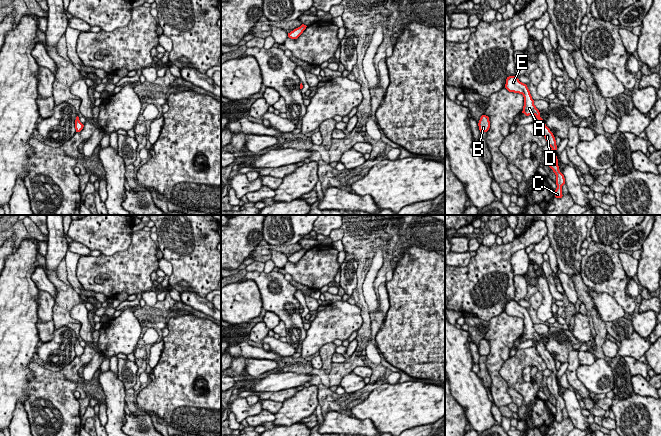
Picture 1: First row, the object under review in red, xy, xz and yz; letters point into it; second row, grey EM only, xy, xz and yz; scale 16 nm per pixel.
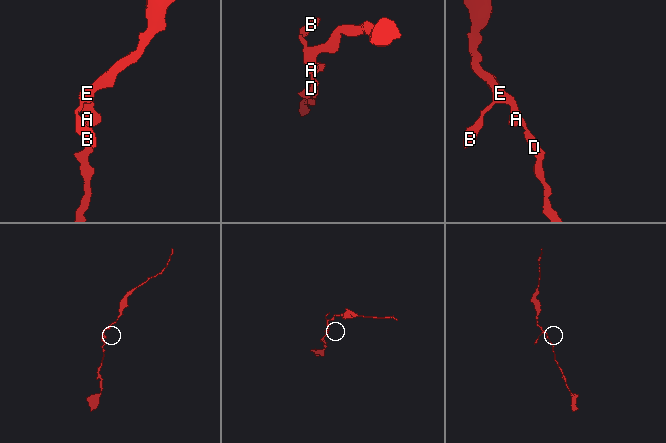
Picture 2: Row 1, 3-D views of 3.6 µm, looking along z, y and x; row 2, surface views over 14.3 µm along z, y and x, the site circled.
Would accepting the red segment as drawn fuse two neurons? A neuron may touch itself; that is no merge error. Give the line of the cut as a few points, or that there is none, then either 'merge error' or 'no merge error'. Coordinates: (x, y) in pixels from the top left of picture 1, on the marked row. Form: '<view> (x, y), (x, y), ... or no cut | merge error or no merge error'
no cut | no merge error

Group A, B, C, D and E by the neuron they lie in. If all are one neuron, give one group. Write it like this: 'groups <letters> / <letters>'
groups A B C D E

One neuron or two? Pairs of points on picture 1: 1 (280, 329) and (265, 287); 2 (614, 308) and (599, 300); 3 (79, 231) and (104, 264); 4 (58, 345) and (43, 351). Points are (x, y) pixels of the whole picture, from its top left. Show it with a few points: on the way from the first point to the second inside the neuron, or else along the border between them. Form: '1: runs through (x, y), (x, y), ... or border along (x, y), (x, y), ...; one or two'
1: border along (281, 320), (285, 326), (286, 336); two
2: runs through (610, 308), (603, 302); one
3: border along (125, 249), (110, 255), (102, 255); two
4: runs through (54, 349), (47, 351); one

